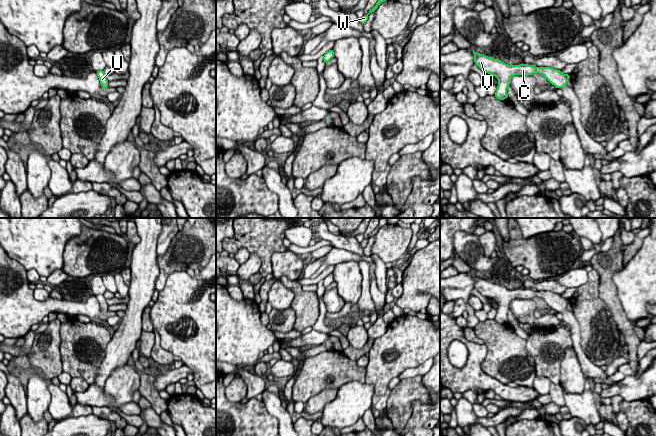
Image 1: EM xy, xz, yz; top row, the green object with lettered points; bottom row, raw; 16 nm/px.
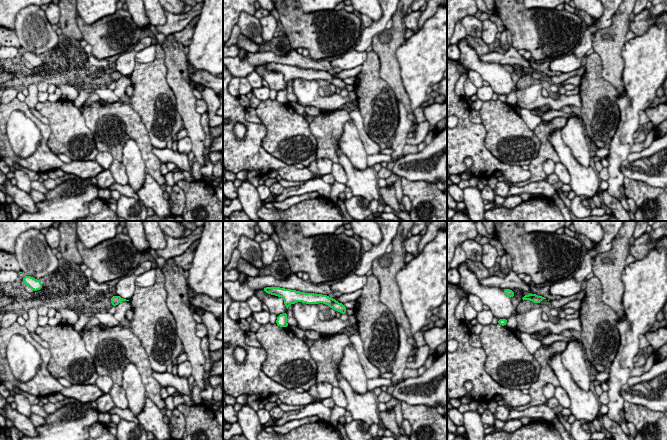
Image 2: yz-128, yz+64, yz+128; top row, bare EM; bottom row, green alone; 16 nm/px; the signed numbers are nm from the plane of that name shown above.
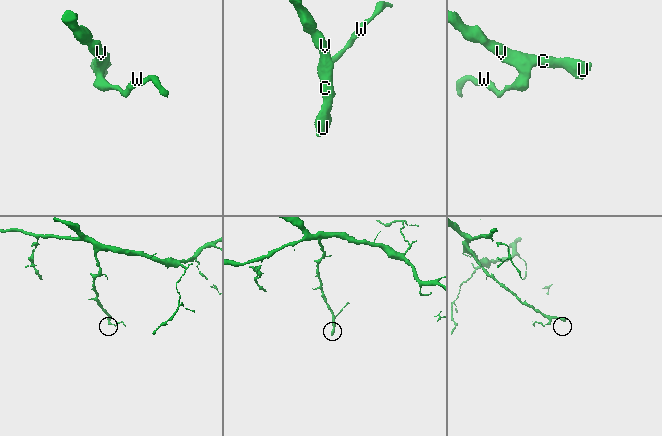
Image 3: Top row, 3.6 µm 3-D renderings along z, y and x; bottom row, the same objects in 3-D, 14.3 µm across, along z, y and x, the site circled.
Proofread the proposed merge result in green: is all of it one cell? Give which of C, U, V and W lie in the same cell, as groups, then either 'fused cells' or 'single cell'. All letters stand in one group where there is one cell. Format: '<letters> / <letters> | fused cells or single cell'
C U V W | single cell

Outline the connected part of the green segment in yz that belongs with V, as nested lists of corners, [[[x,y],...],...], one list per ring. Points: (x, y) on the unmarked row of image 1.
[[[473,274],[474,286],[483,295],[494,299],[498,304],[498,310],[495,321],[500,324],[508,322],[507,313],[510,310],[510,303],[514,299],[533,299],[534,297],[542,298],[555,312],[563,313],[570,303],[569,298],[564,298],[561,294],[551,291],[534,291],[533,289],[519,288],[508,289],[499,283],[493,283],[485,278],[480,278]]]

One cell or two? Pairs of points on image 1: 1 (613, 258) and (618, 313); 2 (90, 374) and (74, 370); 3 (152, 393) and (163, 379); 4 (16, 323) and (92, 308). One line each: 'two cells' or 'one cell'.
1: one cell
2: one cell
3: two cells
4: one cell

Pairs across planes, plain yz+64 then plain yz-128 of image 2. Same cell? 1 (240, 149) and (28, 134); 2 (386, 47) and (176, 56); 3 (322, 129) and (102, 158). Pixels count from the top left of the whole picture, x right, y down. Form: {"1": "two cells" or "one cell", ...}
{"1": "two cells", "2": "one cell", "3": "two cells"}

